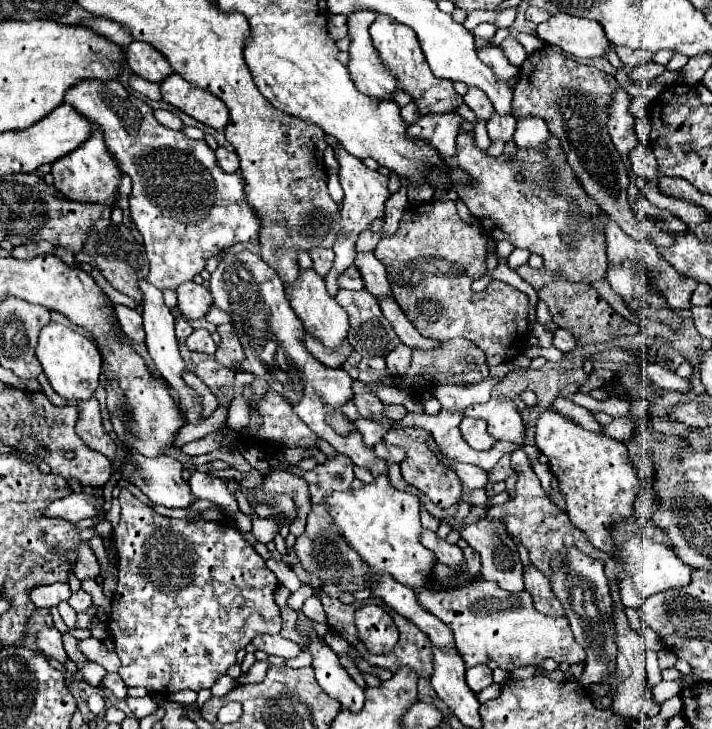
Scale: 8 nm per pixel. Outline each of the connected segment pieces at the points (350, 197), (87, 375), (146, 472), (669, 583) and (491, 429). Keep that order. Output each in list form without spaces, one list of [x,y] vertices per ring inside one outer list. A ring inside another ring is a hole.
[[[338,145],[338,151],[336,151],[336,159],[340,163],[340,185],[344,189],[344,201],[342,201],[342,233],[338,233],[338,239],[336,239],[336,245],[334,245],[336,261],[334,261],[332,273],[328,273],[328,277],[326,277],[330,295],[338,293],[338,277],[340,277],[340,273],[354,263],[356,237],[364,229],[368,229],[374,219],[382,219],[384,217],[384,203],[390,197],[388,177],[380,175],[378,171],[368,169],[360,159],[352,157],[350,153],[346,153],[340,145]]]
[[[48,323],[40,331],[38,347],[36,347],[36,357],[44,369],[44,373],[50,379],[52,389],[62,395],[64,399],[78,399],[78,401],[88,401],[100,381],[100,371],[102,371],[102,355],[92,339],[86,335],[72,331],[66,325],[60,323]]]
[[[132,453],[136,467],[124,467],[124,479],[128,479],[130,483],[134,483],[150,501],[160,503],[164,507],[174,507],[174,509],[186,509],[190,507],[196,497],[190,491],[190,485],[182,479],[182,463],[176,461],[170,455],[160,455],[160,457],[144,457],[140,453]]]
[[[632,533],[632,535],[624,537],[620,565],[624,565],[626,579],[632,579],[632,585],[634,585],[634,589],[636,589],[636,593],[642,601],[652,597],[652,595],[666,593],[670,589],[686,587],[690,583],[690,575],[692,575],[692,569],[688,565],[684,565],[672,549],[668,549],[660,543],[648,541],[648,539],[640,537],[638,533]]]
[[[490,399],[488,403],[470,405],[464,410],[464,416],[486,419],[488,433],[496,441],[510,441],[518,447],[524,445],[524,423],[510,399]]]

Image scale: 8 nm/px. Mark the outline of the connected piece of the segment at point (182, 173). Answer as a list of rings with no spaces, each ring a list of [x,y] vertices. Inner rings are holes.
[[[82,81],[68,89],[66,103],[72,103],[78,113],[102,127],[108,151],[116,157],[122,173],[130,175],[132,179],[130,215],[144,237],[144,247],[150,261],[150,273],[146,281],[150,285],[158,287],[160,291],[176,291],[178,285],[192,281],[194,275],[204,271],[206,261],[226,247],[236,243],[258,243],[260,223],[254,209],[244,199],[242,175],[222,171],[216,163],[214,151],[204,143],[204,139],[194,141],[188,139],[182,131],[172,131],[160,125],[154,117],[154,109],[128,93],[120,81]]]

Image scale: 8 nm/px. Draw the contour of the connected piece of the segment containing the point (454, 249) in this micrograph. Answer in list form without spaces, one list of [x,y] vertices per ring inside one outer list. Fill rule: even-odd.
[[[430,201],[422,205],[410,207],[402,219],[400,227],[392,237],[384,237],[376,249],[374,255],[386,265],[392,291],[396,303],[402,307],[406,317],[412,321],[412,325],[418,329],[420,335],[432,337],[438,341],[450,341],[456,337],[464,337],[472,341],[476,347],[480,347],[486,353],[488,367],[512,361],[526,349],[528,339],[528,295],[520,293],[508,283],[502,281],[490,281],[488,287],[480,293],[472,291],[472,281],[484,277],[488,273],[486,269],[486,233],[484,229],[474,223],[464,223],[456,211],[454,201]]]

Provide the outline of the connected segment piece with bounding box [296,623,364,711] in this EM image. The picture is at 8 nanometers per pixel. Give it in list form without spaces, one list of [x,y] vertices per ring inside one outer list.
[[[296,623],[296,631],[308,641],[304,647],[312,655],[312,667],[320,687],[334,699],[342,703],[344,709],[360,711],[364,705],[364,689],[354,683],[354,679],[340,665],[338,655],[326,645],[326,641],[310,627]]]

